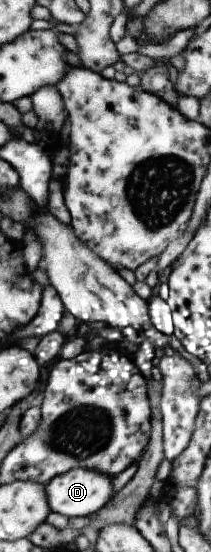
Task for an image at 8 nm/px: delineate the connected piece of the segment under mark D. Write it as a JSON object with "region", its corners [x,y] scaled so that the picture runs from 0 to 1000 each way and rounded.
{"region":[[[393,848],[246,864],[213,879],[237,926],[318,937],[412,937],[479,922],[545,893],[526,864]]]}

